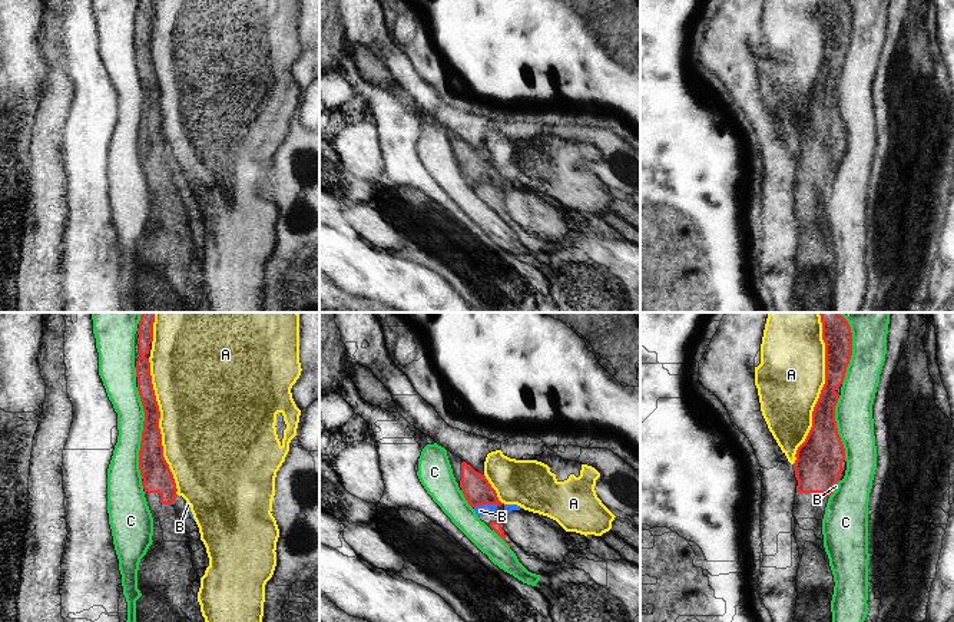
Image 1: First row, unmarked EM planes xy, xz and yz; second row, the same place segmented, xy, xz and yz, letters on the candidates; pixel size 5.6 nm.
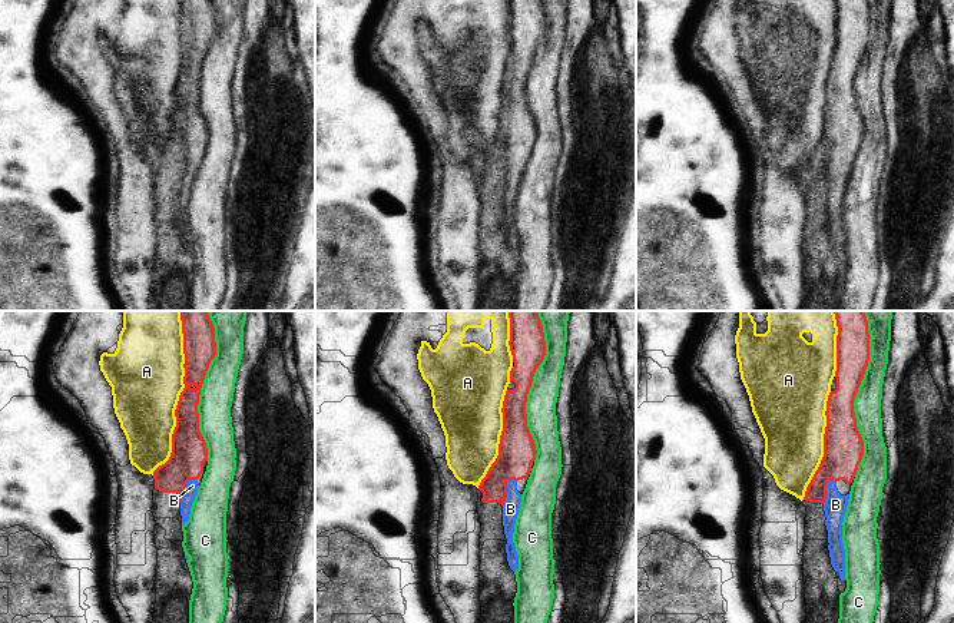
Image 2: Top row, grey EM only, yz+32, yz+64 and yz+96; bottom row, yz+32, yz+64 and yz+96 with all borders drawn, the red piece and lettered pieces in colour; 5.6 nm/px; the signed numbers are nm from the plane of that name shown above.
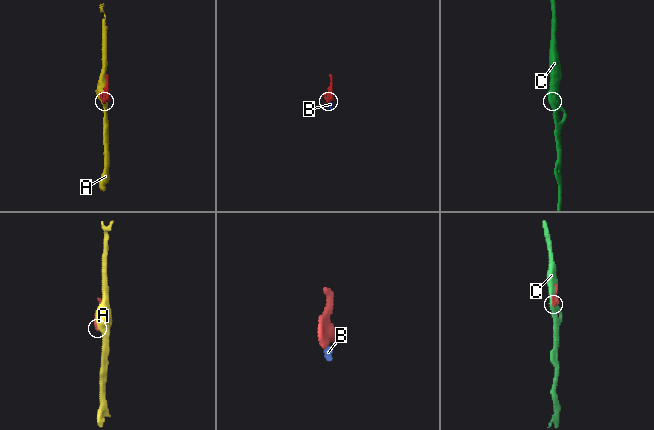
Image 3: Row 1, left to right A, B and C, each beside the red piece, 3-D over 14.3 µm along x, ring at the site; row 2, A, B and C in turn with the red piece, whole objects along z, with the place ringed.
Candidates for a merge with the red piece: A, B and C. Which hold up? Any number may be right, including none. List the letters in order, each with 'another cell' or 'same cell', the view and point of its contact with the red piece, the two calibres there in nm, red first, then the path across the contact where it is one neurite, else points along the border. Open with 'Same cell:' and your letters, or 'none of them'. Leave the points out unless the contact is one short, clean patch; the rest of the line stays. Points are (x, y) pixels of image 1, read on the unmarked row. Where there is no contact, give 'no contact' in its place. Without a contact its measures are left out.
Same cell: B
A: another cell; meets red in yz at (821, 72); 170 nm thick on the red side, 380 nm on the other
B: same cell; meets red in xz at (486, 182); 160 nm thick on the red side, 60 nm on the other
C: another cell; meets red in xy at (142, 112); 160 nm thick on the red side, 180 nm on the other

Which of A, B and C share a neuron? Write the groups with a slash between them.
A / B / C

